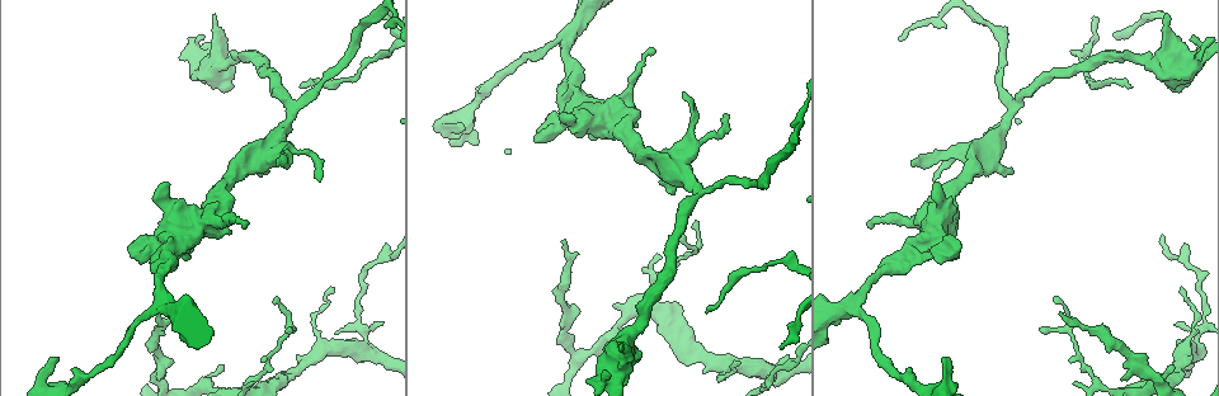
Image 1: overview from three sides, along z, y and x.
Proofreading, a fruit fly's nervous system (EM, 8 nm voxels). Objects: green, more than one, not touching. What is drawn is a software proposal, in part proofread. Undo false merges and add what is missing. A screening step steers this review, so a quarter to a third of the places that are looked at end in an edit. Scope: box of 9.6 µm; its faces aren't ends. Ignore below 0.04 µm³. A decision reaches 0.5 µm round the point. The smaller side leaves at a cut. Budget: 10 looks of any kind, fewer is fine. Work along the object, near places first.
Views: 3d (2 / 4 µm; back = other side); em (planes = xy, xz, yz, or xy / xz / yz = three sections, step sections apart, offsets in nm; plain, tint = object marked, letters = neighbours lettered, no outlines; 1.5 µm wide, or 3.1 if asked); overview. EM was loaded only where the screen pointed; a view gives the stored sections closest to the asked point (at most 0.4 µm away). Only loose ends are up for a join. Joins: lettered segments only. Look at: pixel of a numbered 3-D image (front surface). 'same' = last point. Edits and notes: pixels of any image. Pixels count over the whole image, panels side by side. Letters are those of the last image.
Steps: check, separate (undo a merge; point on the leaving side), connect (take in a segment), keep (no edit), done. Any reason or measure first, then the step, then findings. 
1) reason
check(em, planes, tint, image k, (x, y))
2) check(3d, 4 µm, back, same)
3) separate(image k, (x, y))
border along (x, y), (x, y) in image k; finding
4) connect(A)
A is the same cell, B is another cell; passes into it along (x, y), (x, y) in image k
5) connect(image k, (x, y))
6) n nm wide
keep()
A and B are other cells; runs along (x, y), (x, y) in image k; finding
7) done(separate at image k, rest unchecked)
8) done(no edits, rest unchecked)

branch stops here
check(3d, 4 µm, back, image 1, (59, 359))

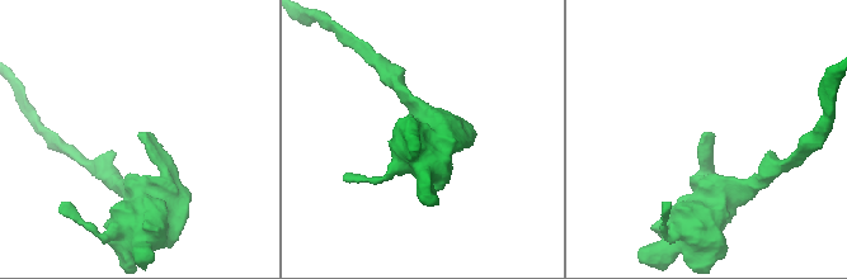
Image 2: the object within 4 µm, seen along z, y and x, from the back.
check(em, planes, letters, image 2, (141, 136))

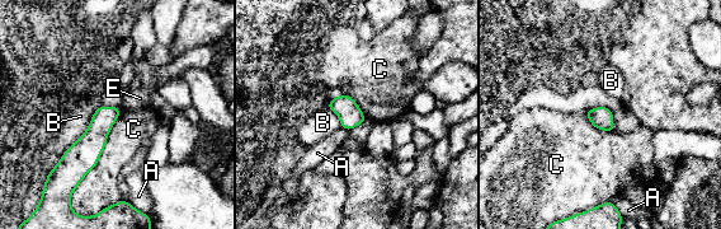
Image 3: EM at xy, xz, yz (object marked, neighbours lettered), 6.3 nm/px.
keep()
A, B, C and E are other cells; border along (121, 110), (100, 158), (71, 192) in image 3; none of them fits

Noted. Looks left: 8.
arms part here
check(em, planes, tint, image 1, (157, 301))

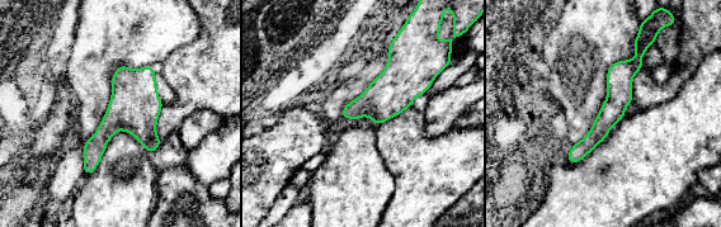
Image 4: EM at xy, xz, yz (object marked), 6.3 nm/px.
what lies round it
check(em, planes, letters, same)

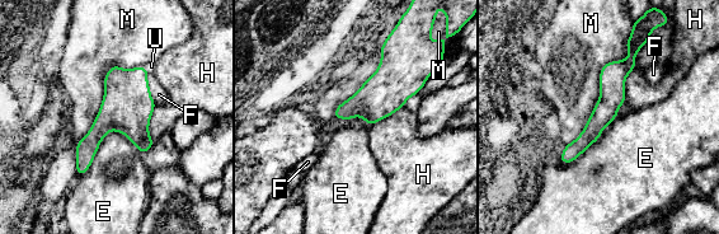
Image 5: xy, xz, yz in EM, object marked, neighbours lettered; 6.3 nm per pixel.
160 nm wide
keep()
E, F, H, M and U are other cells; border along (142, 65), (104, 76), (78, 176) in image 5; one cell here

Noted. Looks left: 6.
an open end
check(3d, 2 µm, back, image 1, (872, 226))

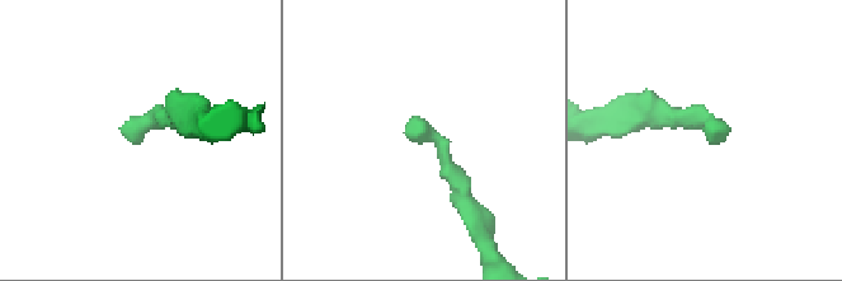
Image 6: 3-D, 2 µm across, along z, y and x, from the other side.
check(em, yz, step 4, letters, image 6, (711, 130))

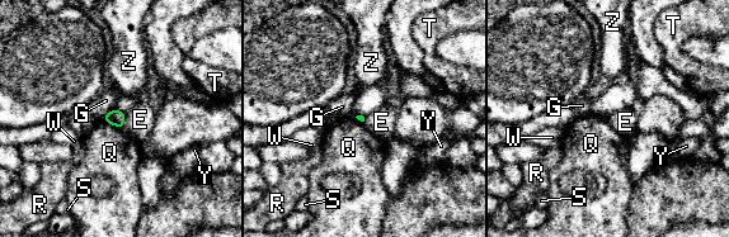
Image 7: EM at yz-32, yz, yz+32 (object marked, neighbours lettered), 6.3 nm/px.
another direction
check(em, planes, letters, same)

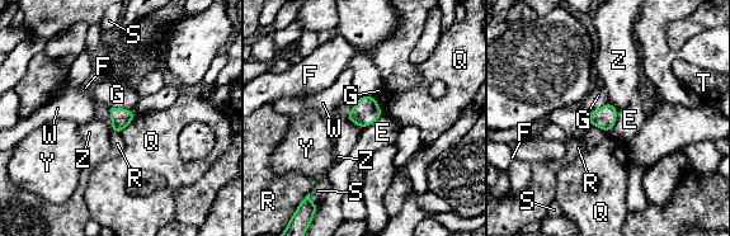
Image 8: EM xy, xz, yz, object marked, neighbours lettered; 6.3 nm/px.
keep()
E, F, G, Q, R, S, T, W, Y and Z are other cells; border along (617, 109), (615, 124), (611, 130) in image 8; no lettered segment goes on from it

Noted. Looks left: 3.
free end
check(em, xy, step 4, tint, image 1, (224, 364))

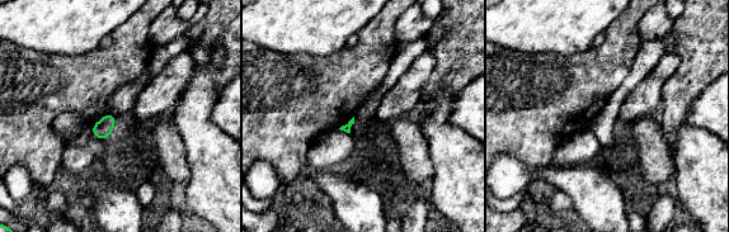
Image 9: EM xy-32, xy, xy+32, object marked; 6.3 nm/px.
check(em, planes, letters, same)

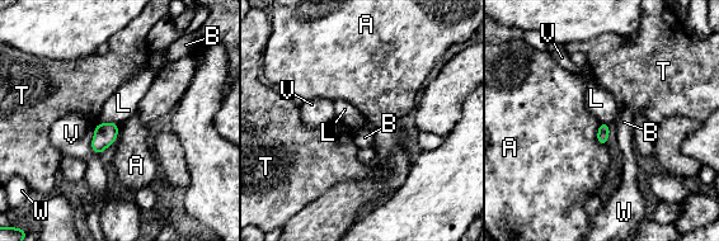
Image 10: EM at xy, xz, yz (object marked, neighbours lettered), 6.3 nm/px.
keep()
A, B, L, T, V and W are other cells; border along (117, 123), (98, 124) in image 10; none of them fits

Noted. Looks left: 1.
done(no edits, rest unchecked)

